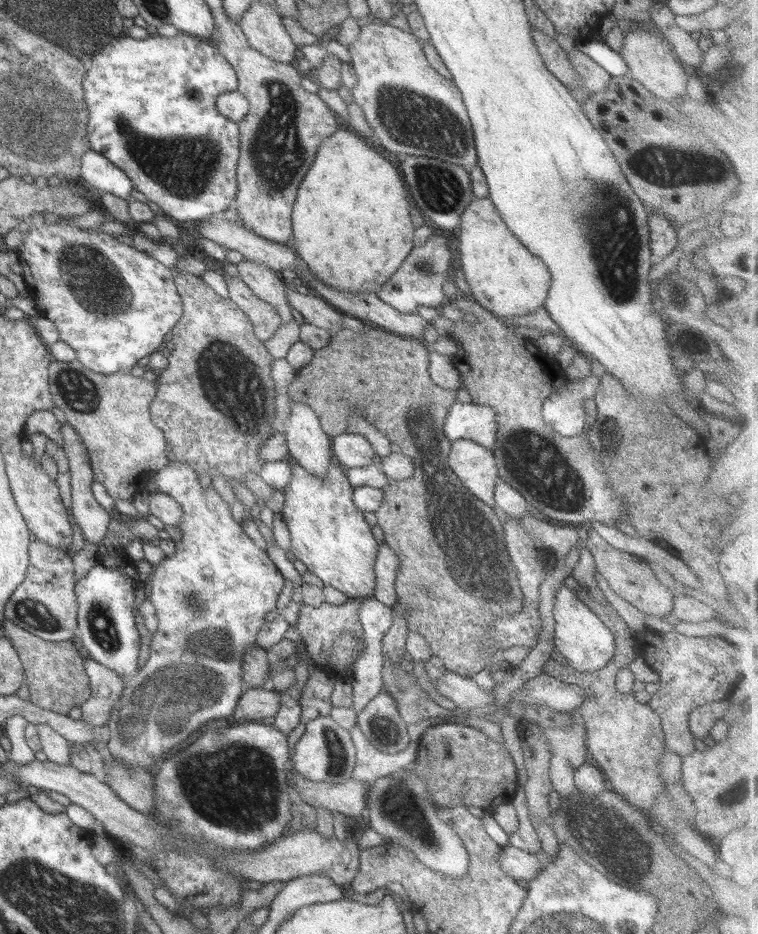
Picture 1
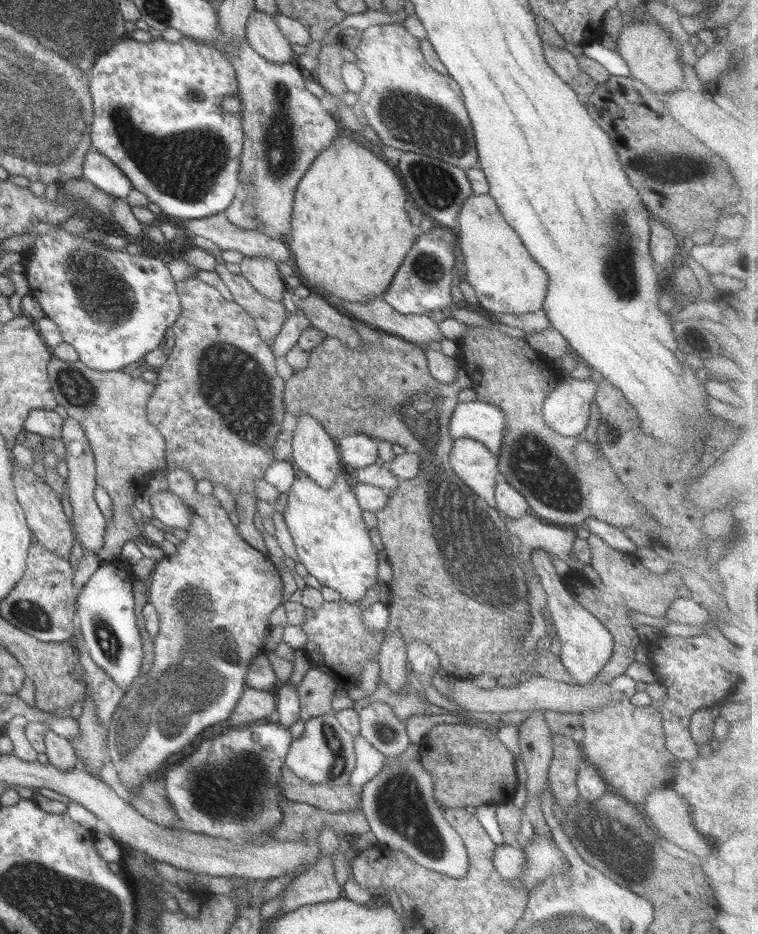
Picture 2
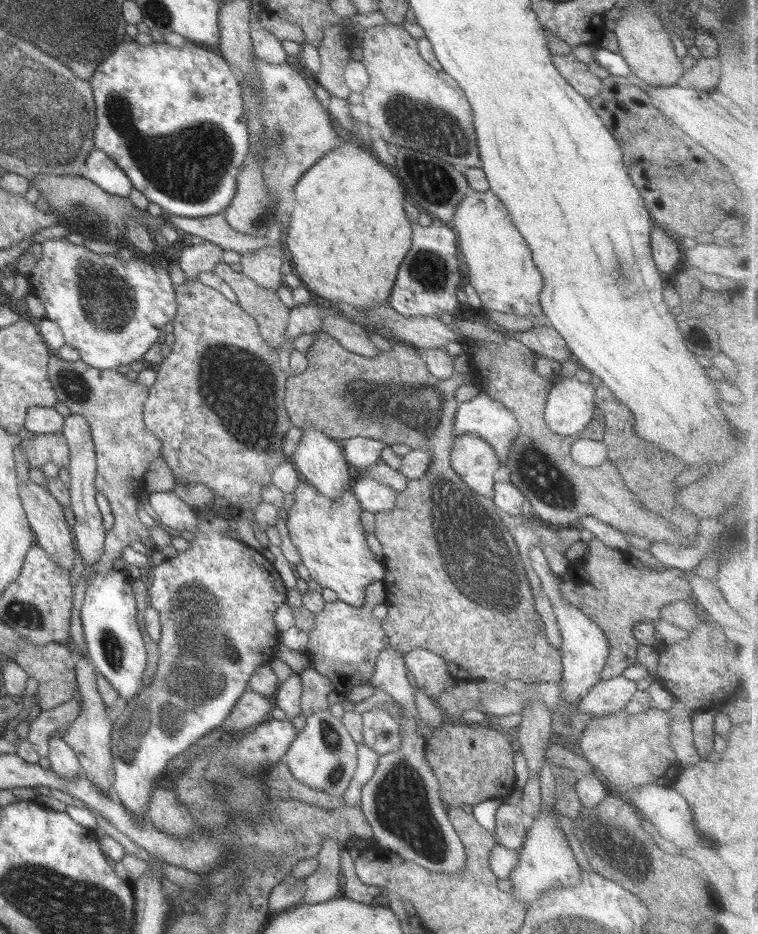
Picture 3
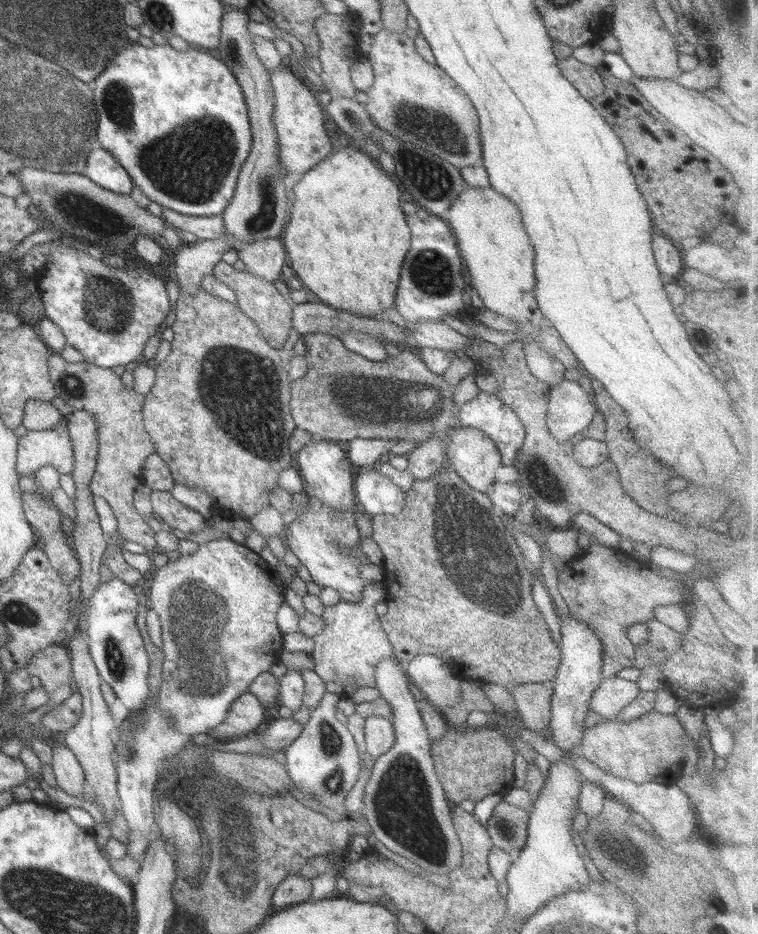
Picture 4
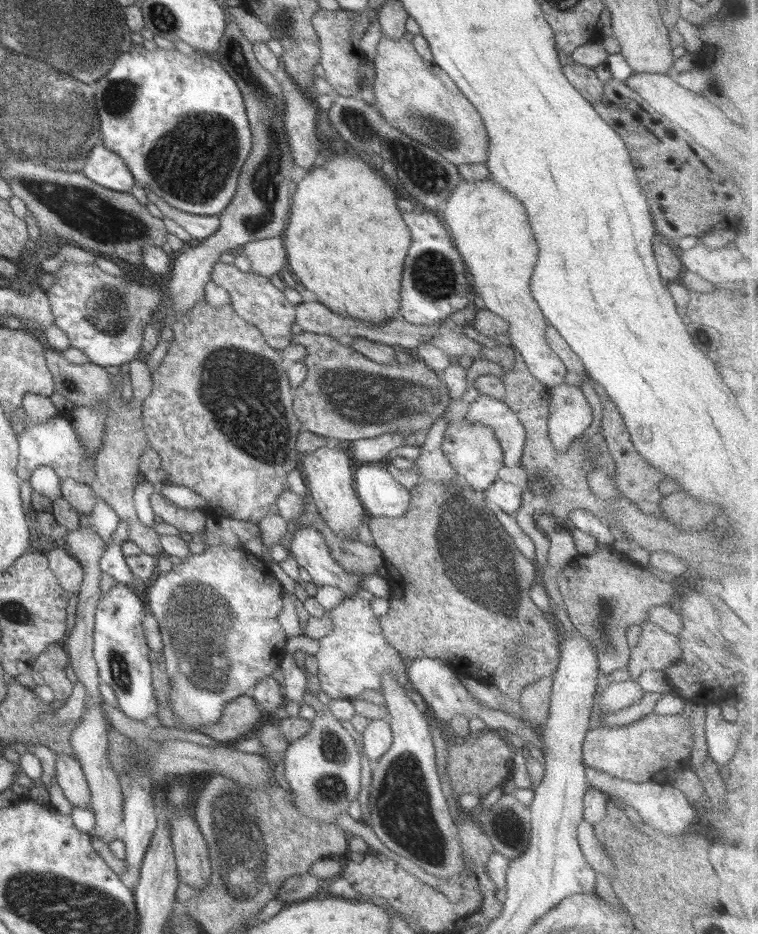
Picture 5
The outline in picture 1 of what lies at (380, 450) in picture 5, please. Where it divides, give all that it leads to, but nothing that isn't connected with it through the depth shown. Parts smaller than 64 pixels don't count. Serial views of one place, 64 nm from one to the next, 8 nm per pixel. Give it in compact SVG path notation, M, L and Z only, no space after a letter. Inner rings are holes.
M344 433L332 439L332 452L341 469L365 467L378 460L370 442L360 434Z

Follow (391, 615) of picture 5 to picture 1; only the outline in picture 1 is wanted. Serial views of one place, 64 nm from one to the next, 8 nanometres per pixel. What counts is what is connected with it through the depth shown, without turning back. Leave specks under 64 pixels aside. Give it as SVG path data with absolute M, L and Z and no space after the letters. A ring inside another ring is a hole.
M370 323L362 332L342 329L328 346L315 350L313 360L298 370L288 384L290 404L304 403L318 415L322 431L328 437L339 436L347 430L350 409L360 409L366 421L384 434L391 444L398 445L414 462L414 473L407 479L392 480L384 487L383 503L376 510L376 524L384 531L384 543L388 543L400 557L396 570L396 604L393 616L402 613L408 617L408 630L420 633L429 644L432 653L444 660L456 673L472 677L481 670L510 672L517 668L504 659L502 650L486 644L490 628L486 626L496 614L516 614L522 606L522 594L514 570L510 568L508 554L504 552L502 524L494 509L476 498L454 474L448 464L450 442L443 428L450 405L456 401L457 390L438 386L429 376L430 348L424 341L402 338ZM588 528L588 537L584 544L594 557L596 570L607 580L611 591L614 591L617 596L622 597L645 614L670 619L673 598L676 593L671 592L659 582L645 559L615 549L592 528ZM591 595L583 601L589 609L598 615L598 618L612 631L616 640L630 640L629 646L618 648L614 662L609 662L606 668L589 673L581 673L568 664L558 664L549 658L543 667L544 673L565 682L586 688L586 699L580 705L578 714L586 727L586 748L590 756L589 761L604 772L604 778L612 782L614 790L624 796L630 806L646 808L650 815L650 808L657 806L657 799L665 791L659 776L659 764L665 735L662 733L661 718L655 710L647 704L641 703L632 693L620 693L616 690L614 682L619 670L628 666L634 660L634 646L636 632L628 627L626 622L618 615L614 608L604 608L603 605Z

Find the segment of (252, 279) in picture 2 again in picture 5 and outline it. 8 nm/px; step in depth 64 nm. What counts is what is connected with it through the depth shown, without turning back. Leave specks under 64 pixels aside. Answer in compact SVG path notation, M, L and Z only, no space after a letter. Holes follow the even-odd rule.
M281 237L258 239L243 246L242 254L250 261L250 268L254 273L269 279L274 274L281 275L287 262L287 252Z

